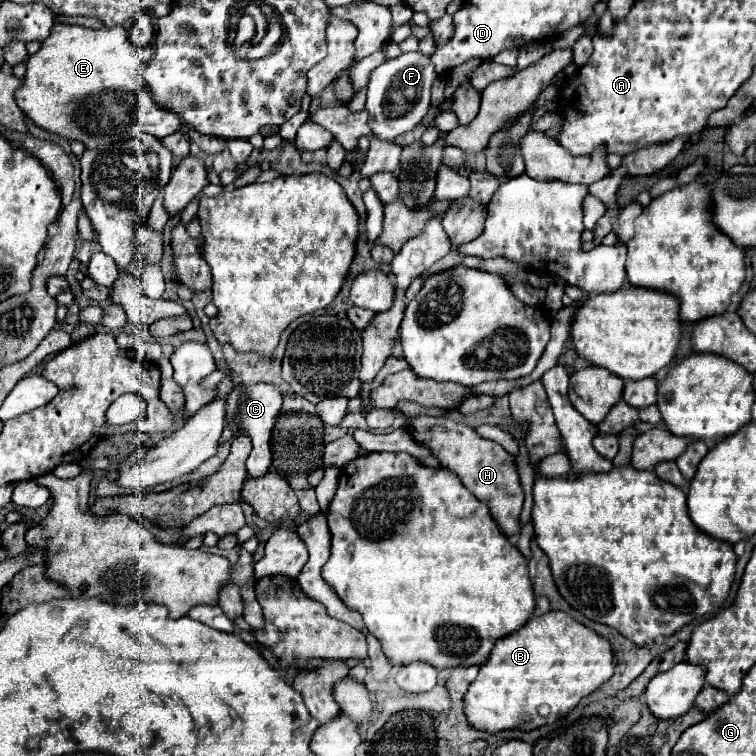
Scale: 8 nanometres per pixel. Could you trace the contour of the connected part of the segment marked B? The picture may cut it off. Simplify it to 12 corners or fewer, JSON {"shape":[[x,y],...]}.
{"shape":[[562,610],[496,642],[474,728],[539,728],[612,678],[612,644]]}

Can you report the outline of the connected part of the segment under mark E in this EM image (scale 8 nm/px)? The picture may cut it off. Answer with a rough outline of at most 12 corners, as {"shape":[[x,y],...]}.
{"shape":[[54,24],[16,102],[86,148],[180,128],[120,26]]}

